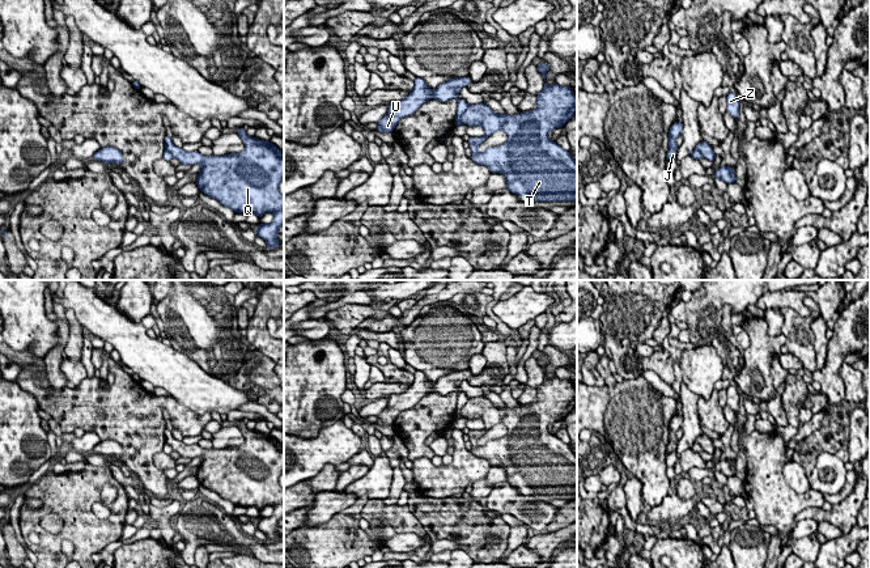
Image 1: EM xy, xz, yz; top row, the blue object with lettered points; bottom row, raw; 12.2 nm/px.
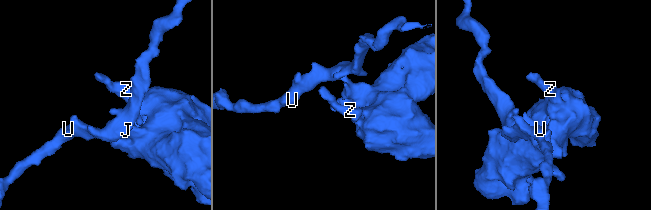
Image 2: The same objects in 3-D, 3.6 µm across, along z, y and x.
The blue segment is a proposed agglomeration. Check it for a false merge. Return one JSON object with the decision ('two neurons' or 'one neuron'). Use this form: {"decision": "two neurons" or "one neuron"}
{"decision": "two neurons"}

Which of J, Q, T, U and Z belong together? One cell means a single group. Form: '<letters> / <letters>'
J U / Q T Z

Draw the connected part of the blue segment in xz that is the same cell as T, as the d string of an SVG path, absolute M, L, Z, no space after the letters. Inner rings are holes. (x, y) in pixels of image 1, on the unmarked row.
M544 376L542 385L536 387L535 403L515 408L496 407L484 397L468 398L461 408L462 417L470 420L481 419L484 428L470 431L472 444L471 453L484 458L492 466L501 466L506 471L506 482L526 495L577 495L577 457L568 442L561 441L548 431L548 425L564 420L577 404L577 390L572 380L548 378ZM496 424L504 424L508 435L502 438L489 440L484 445L479 438Z

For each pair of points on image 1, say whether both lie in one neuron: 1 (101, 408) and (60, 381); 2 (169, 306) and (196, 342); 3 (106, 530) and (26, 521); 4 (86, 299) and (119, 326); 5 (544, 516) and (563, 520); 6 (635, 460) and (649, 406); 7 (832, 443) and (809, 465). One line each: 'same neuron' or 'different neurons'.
1: different neurons
2: same neuron
3: same neuron
4: same neuron
5: different neurons
6: same neuron
7: same neuron

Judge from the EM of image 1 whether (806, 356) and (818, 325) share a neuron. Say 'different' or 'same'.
different

